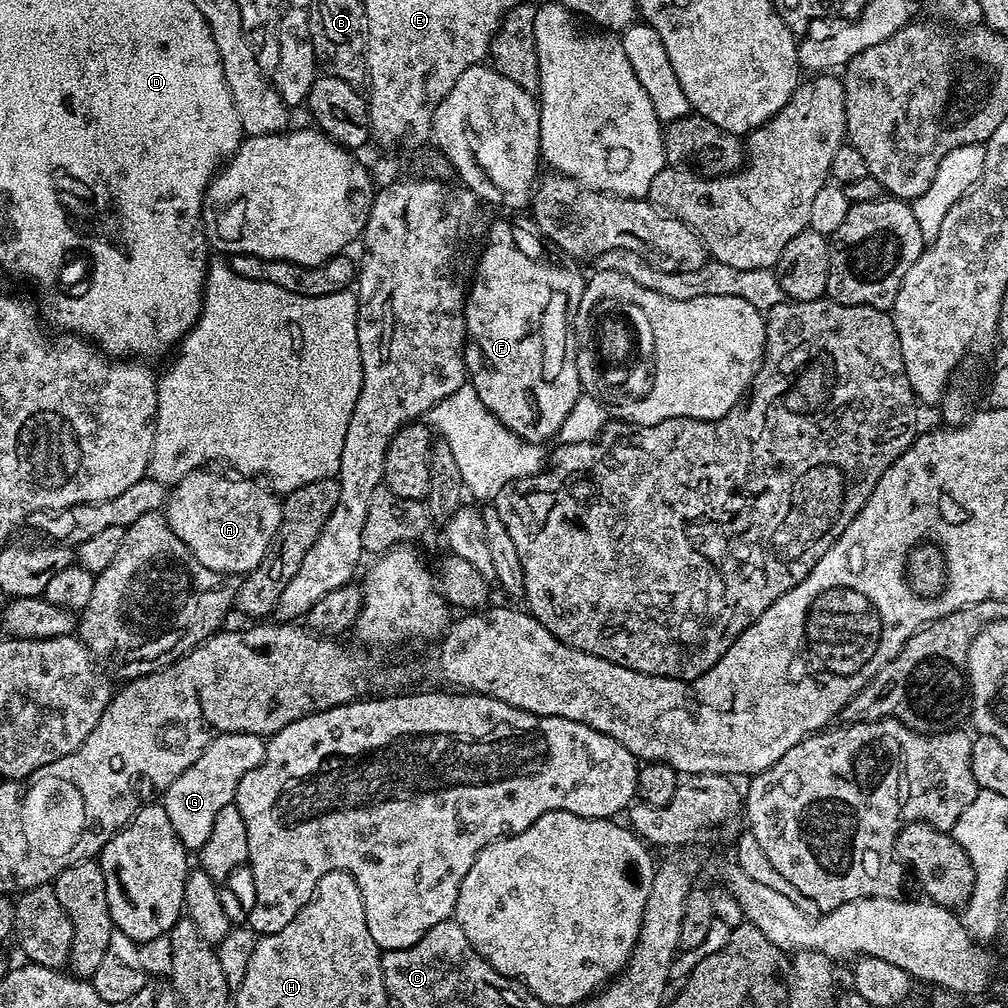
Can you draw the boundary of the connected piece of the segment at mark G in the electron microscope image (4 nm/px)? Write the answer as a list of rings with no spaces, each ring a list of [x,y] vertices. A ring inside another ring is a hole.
[[[245,732],[216,736],[206,746],[206,750],[202,750],[198,762],[174,778],[163,794],[162,803],[166,814],[170,814],[170,826],[174,826],[176,836],[185,848],[198,850],[206,838],[210,838],[210,829],[214,826],[218,810],[235,801],[238,782],[242,782],[245,774],[250,774],[254,766],[264,761],[265,743],[265,737]]]

